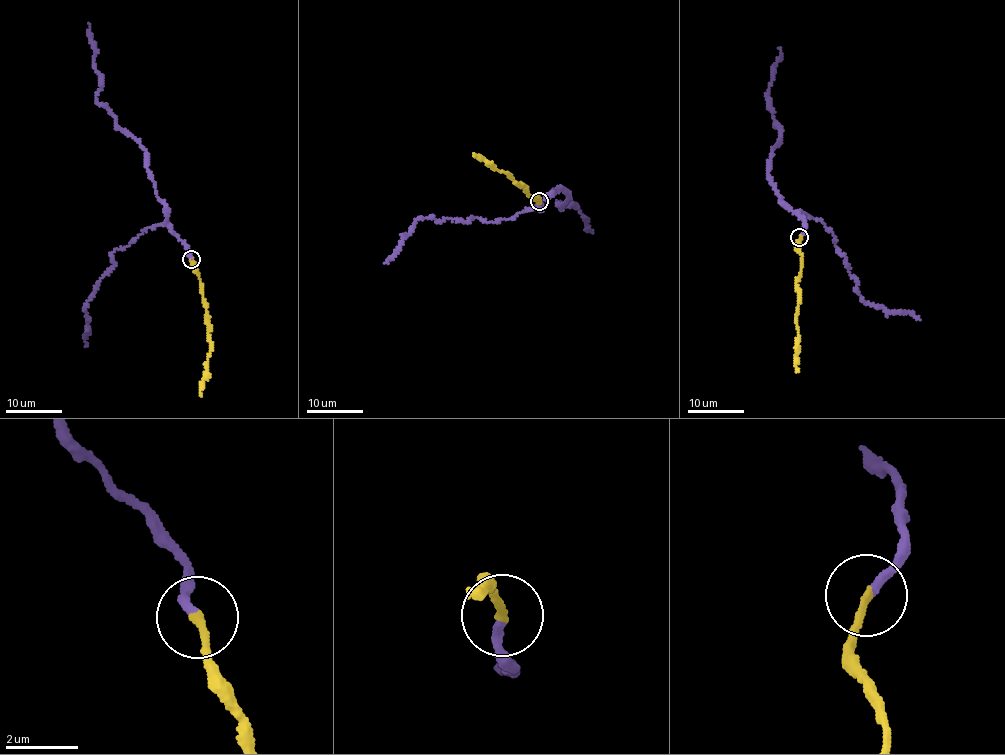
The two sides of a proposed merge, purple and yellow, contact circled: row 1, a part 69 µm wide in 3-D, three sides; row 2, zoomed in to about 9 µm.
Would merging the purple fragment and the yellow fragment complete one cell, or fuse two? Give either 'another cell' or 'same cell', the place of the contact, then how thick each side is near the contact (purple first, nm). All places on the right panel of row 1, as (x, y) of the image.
same cell | (799, 237) | 220/200 nm

